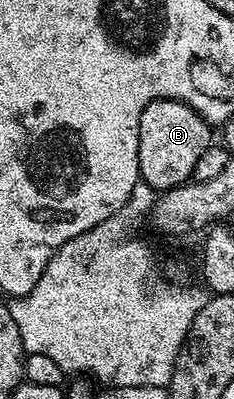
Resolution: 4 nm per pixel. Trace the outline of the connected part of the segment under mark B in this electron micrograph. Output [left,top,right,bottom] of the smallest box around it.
[138,100,212,192]

